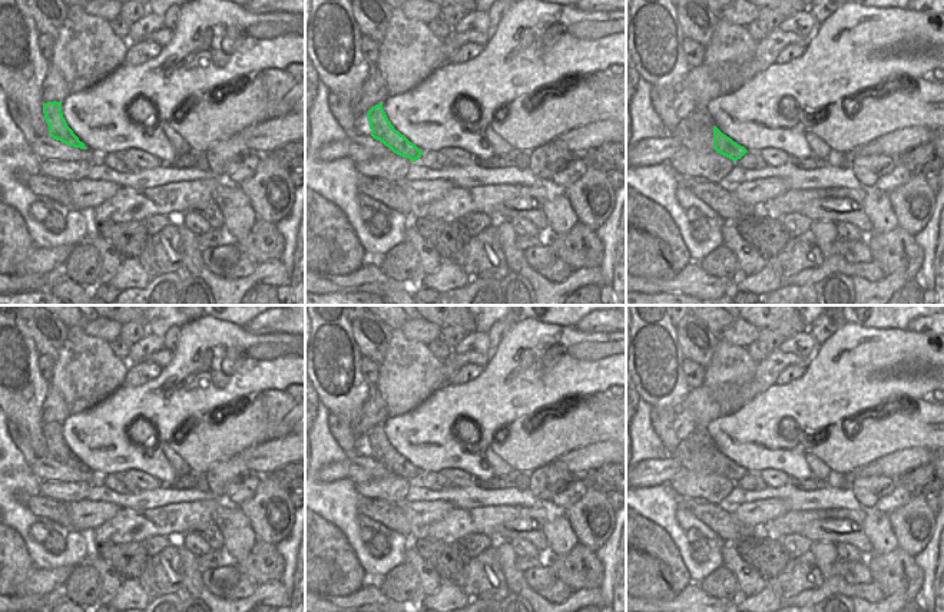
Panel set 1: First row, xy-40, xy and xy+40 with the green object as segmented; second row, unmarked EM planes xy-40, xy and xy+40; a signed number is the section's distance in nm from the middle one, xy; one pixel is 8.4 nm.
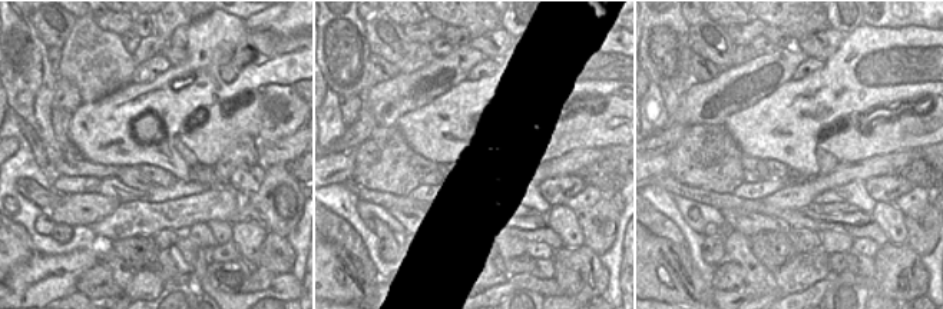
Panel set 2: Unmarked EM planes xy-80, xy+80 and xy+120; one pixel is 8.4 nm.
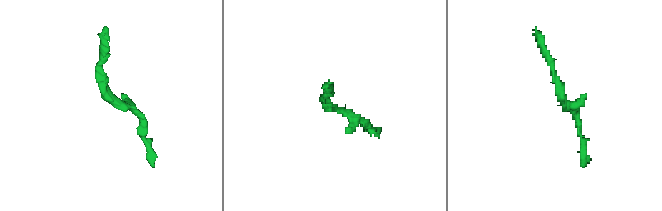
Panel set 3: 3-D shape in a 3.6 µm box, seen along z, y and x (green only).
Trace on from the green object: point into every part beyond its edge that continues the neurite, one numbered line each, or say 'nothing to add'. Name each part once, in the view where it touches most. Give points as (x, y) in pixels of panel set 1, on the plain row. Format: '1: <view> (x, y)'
nothing to add

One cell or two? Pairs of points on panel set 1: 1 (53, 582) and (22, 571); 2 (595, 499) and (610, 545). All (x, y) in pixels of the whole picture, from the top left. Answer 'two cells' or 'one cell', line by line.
1: two cells
2: two cells

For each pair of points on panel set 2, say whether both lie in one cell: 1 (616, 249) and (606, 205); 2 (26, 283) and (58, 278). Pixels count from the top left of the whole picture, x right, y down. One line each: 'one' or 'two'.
1: two
2: one

